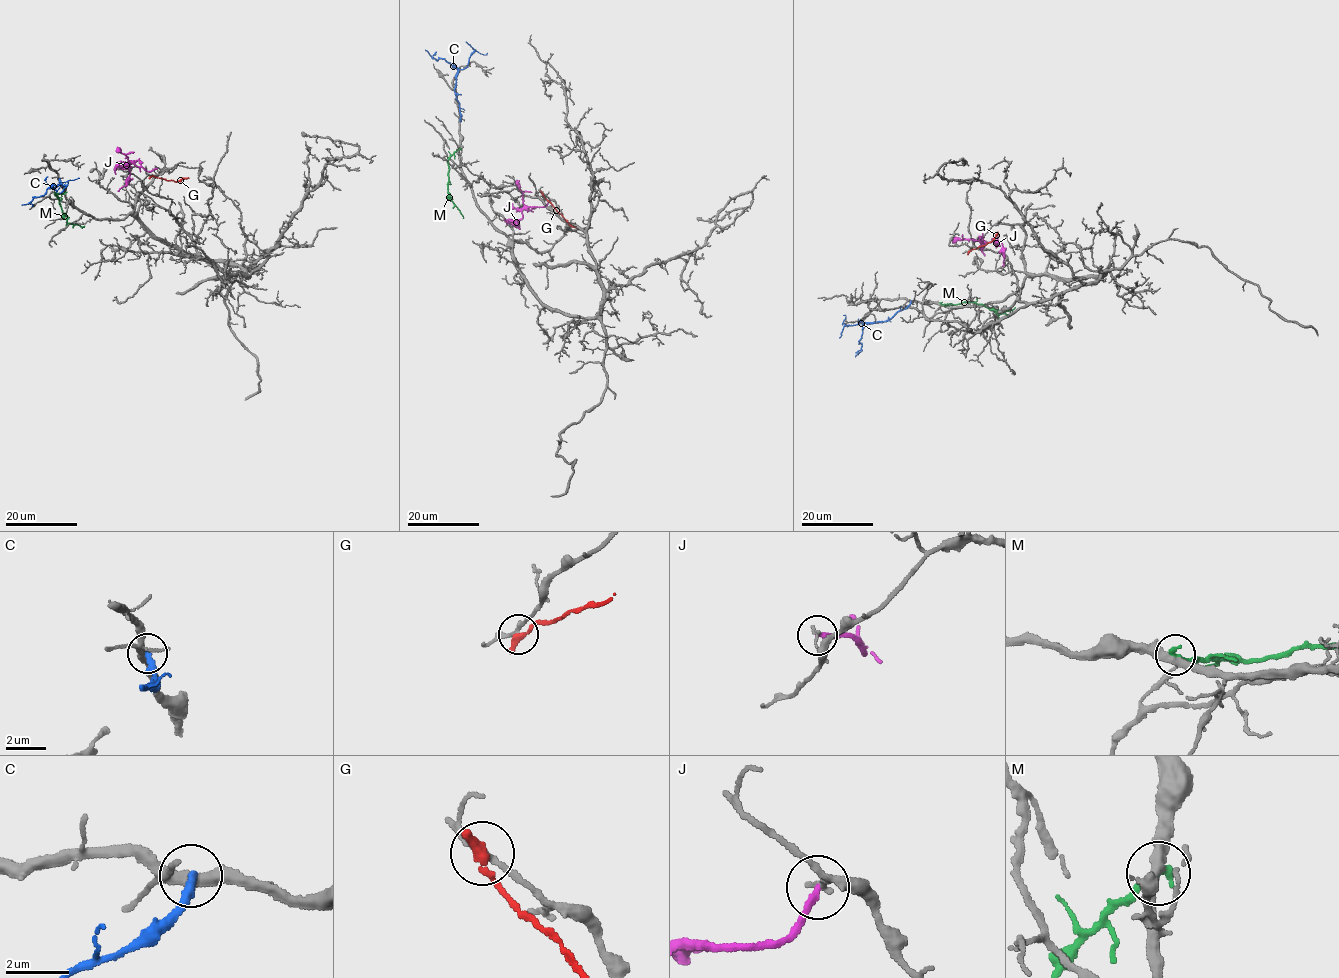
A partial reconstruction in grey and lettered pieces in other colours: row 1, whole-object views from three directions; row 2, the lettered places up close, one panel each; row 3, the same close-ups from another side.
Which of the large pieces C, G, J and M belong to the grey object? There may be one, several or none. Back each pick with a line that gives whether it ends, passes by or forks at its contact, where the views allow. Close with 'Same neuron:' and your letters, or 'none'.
Same neuron: none

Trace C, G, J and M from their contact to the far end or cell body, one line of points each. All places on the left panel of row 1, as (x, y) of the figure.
C: (59, 178), (59, 184), (53, 188), (51, 185), (45, 193), (22, 205)
G: (151, 176), (178, 181), (189, 177)
J: (156, 168), (147, 171), (130, 163), (131, 167), (127, 168), (130, 180), (118, 191)
M: (64, 193), (55, 194), (68, 223), (84, 226)

